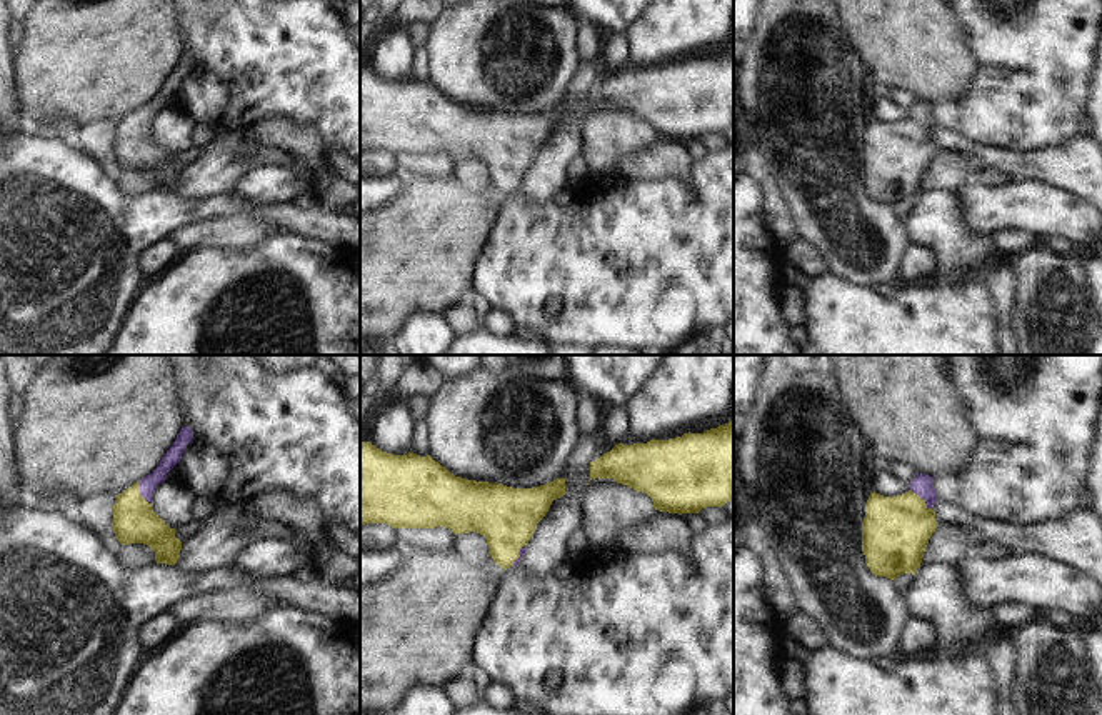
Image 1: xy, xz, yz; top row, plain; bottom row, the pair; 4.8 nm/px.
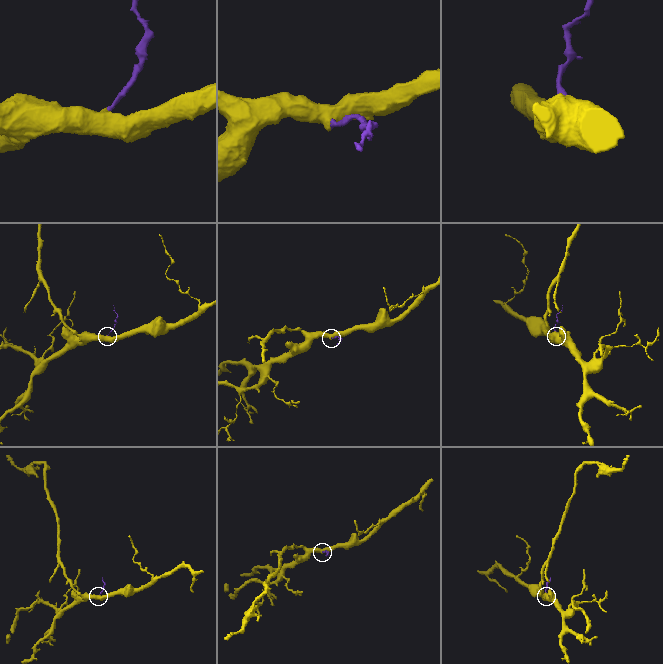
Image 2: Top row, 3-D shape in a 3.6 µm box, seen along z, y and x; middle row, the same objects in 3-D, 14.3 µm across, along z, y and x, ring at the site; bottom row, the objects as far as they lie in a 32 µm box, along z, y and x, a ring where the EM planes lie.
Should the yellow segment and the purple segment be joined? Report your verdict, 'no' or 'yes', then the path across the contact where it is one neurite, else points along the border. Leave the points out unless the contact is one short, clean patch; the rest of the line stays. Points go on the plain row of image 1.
yes; way yz (896, 157), (922, 127), (922, 112)

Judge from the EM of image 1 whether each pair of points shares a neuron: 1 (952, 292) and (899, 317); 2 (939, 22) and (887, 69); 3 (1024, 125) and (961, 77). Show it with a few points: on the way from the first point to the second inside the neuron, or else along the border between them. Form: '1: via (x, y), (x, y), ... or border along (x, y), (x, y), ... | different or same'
1: via (939, 305), (927, 317), (912, 317) | same
2: via (926, 35), (901, 55) | same
3: border along (969, 45), (976, 82), (966, 95), (937, 102) | different

